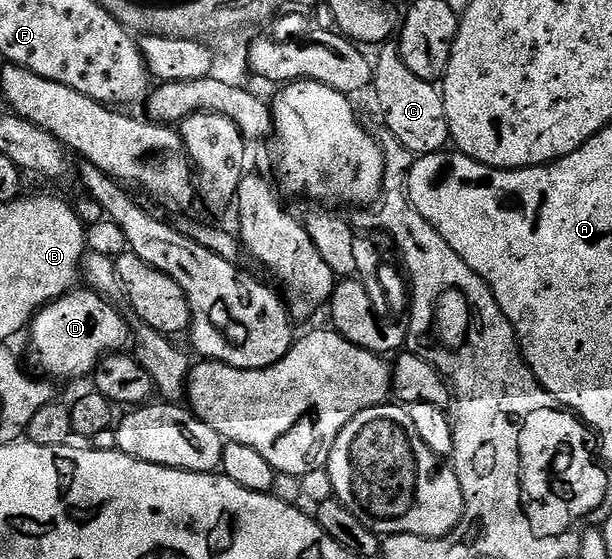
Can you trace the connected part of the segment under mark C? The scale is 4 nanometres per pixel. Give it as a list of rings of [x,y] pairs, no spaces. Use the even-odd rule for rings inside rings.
[[[385,45],[375,55],[372,86],[377,87],[377,103],[385,118],[384,130],[394,135],[414,156],[430,155],[450,142],[445,96],[436,82],[415,77],[396,46]]]

